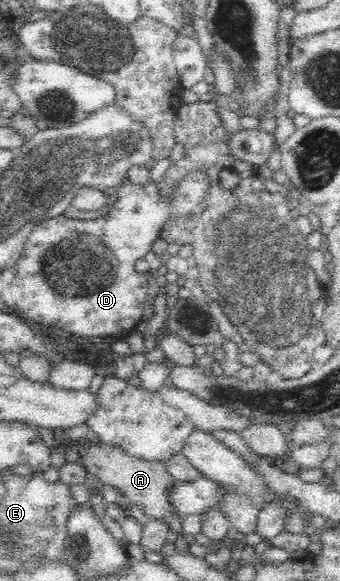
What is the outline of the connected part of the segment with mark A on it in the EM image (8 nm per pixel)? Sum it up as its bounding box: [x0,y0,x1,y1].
[56,431,181,523]

